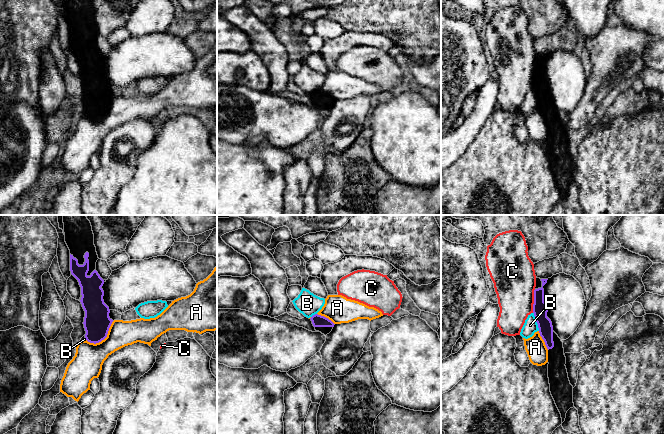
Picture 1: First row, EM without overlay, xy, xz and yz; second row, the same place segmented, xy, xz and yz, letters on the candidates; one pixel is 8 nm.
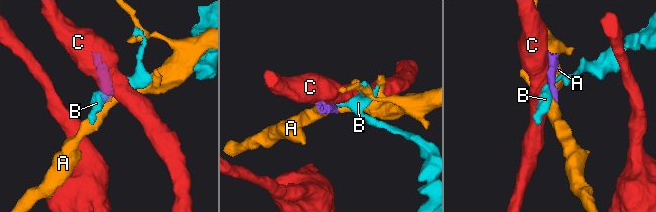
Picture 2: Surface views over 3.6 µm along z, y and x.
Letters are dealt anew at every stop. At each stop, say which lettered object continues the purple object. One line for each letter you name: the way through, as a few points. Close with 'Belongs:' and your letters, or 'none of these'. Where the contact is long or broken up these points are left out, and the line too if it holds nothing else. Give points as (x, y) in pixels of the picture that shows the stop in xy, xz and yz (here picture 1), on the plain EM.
Belongs: none of these

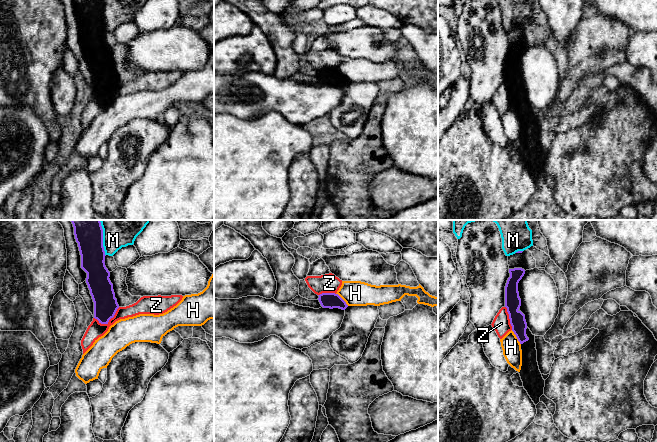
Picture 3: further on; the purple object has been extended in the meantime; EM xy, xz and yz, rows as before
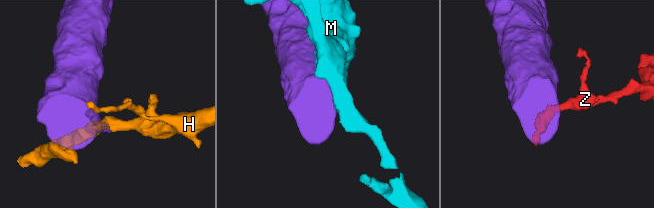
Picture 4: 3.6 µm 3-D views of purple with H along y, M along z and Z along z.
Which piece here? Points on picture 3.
Belongs: none of these

